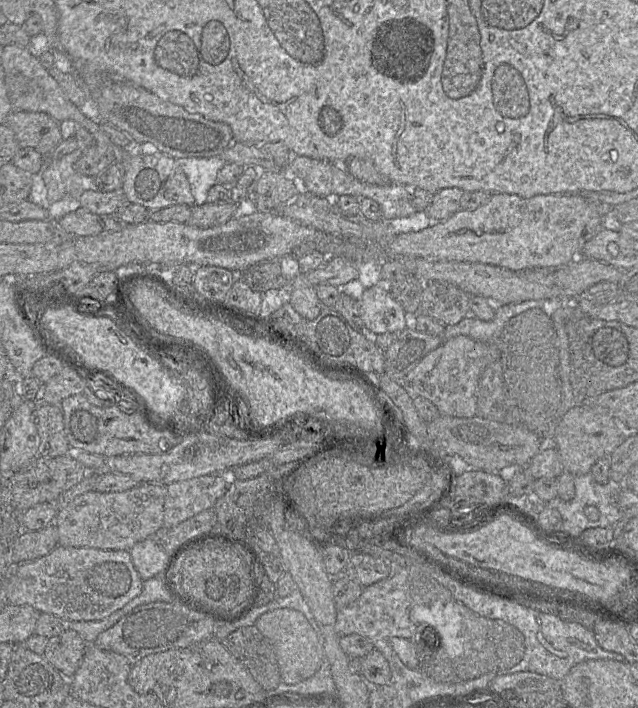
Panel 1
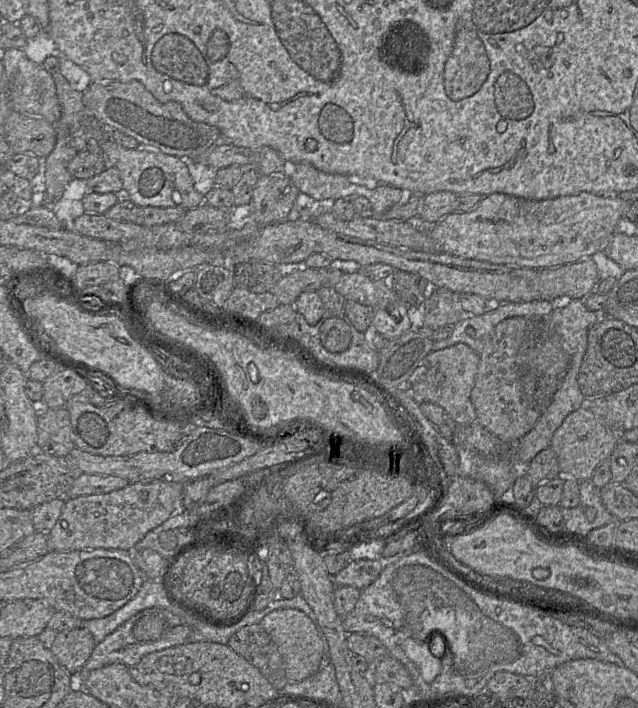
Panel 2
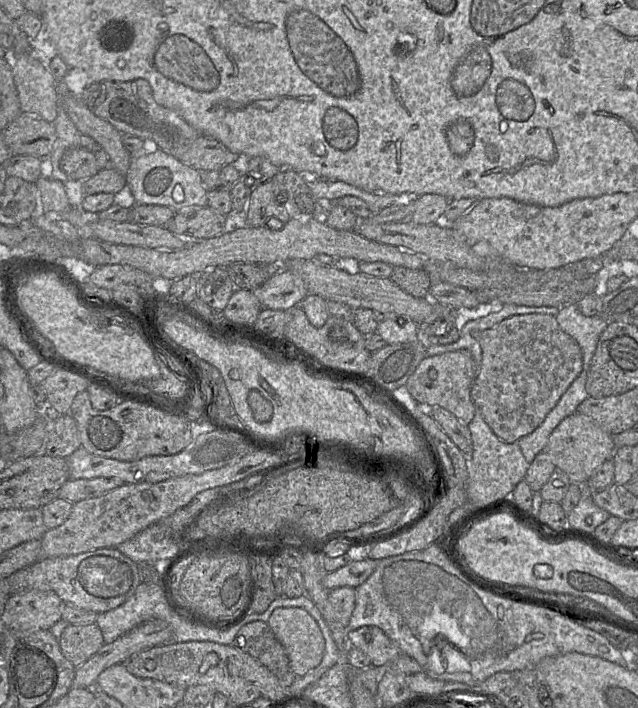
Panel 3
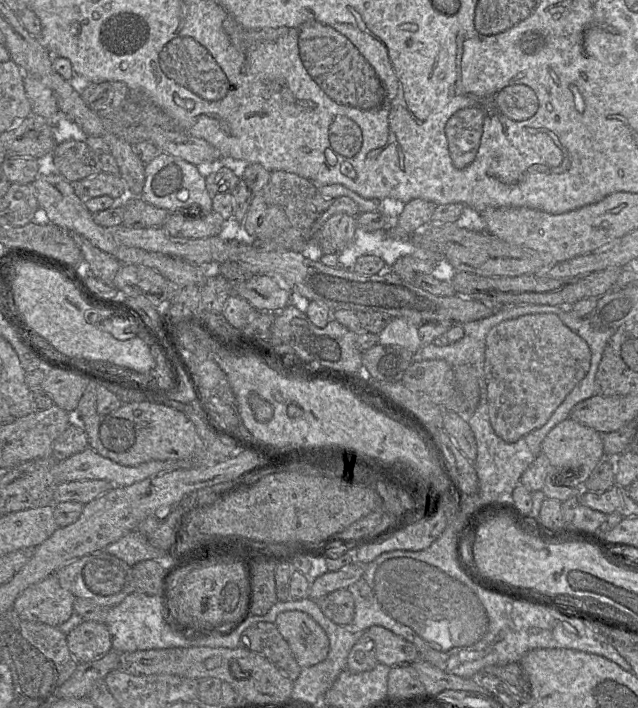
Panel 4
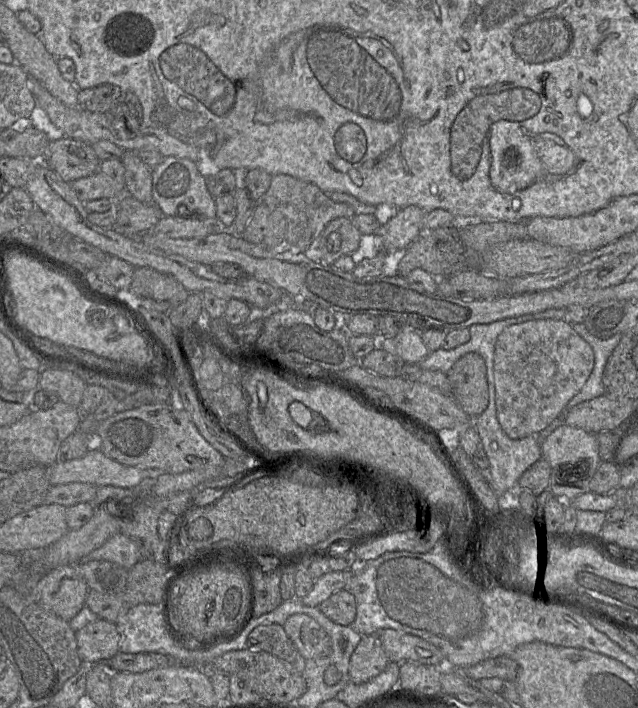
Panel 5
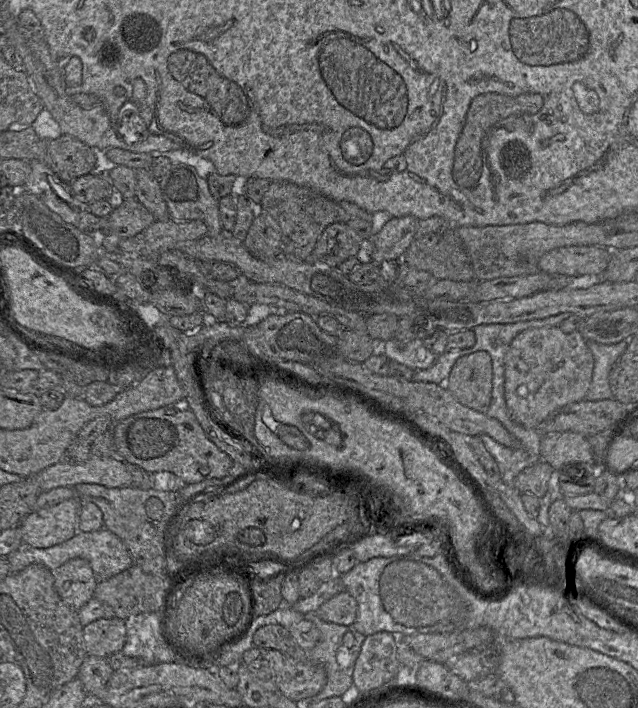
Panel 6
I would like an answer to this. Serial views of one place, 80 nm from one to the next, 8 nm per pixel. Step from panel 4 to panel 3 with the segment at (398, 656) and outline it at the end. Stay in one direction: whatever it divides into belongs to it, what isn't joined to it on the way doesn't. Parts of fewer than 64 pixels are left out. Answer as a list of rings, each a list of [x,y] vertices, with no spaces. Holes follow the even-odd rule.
[[[376,626],[348,631],[347,636],[349,645],[363,651],[375,668],[386,668],[401,654],[399,647]]]

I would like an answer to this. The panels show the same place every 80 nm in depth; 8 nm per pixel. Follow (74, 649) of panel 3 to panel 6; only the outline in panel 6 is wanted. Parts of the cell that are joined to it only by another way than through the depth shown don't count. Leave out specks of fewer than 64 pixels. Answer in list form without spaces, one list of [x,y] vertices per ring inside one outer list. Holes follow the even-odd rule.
[[[98,619],[83,627],[87,655],[107,658],[122,650],[126,641],[125,620]]]

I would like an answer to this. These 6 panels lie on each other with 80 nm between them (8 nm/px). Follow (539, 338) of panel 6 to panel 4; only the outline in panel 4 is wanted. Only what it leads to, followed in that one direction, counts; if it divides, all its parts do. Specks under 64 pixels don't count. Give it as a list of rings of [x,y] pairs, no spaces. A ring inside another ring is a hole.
[[[554,313],[527,314],[502,321],[486,336],[484,378],[489,419],[495,433],[507,443],[515,443],[542,427],[566,396],[586,376],[591,364],[587,342],[570,330]]]

